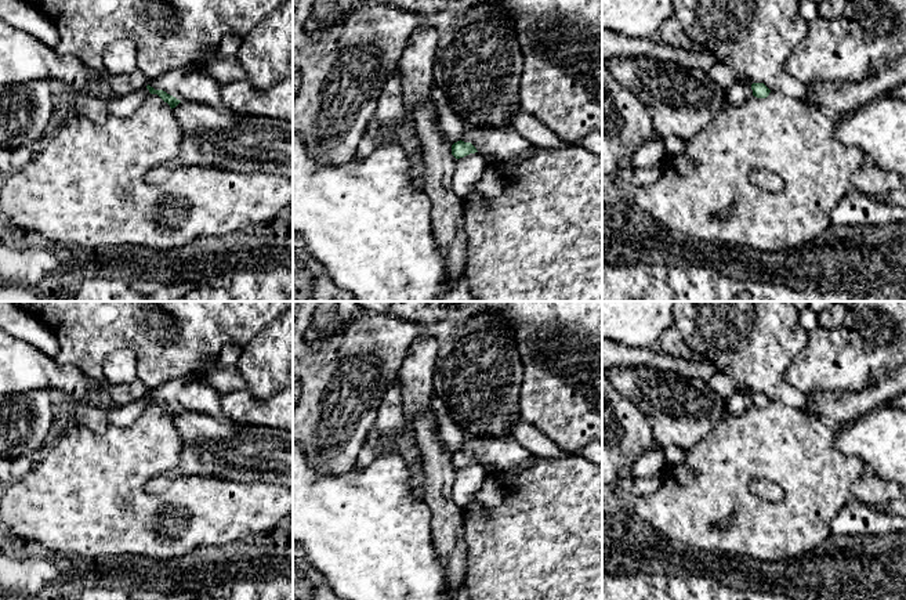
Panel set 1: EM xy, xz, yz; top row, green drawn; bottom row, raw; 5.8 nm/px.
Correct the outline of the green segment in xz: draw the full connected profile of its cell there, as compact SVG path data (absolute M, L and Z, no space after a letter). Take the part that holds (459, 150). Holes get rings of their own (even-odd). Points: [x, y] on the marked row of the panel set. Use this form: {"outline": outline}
{"outline": "M457 141L452 145L452 155L456 159L464 158L470 153L478 152L476 148L471 142Z"}

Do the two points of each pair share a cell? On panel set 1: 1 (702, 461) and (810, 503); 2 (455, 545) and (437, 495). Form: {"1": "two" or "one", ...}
{"1": "one", "2": "one"}

